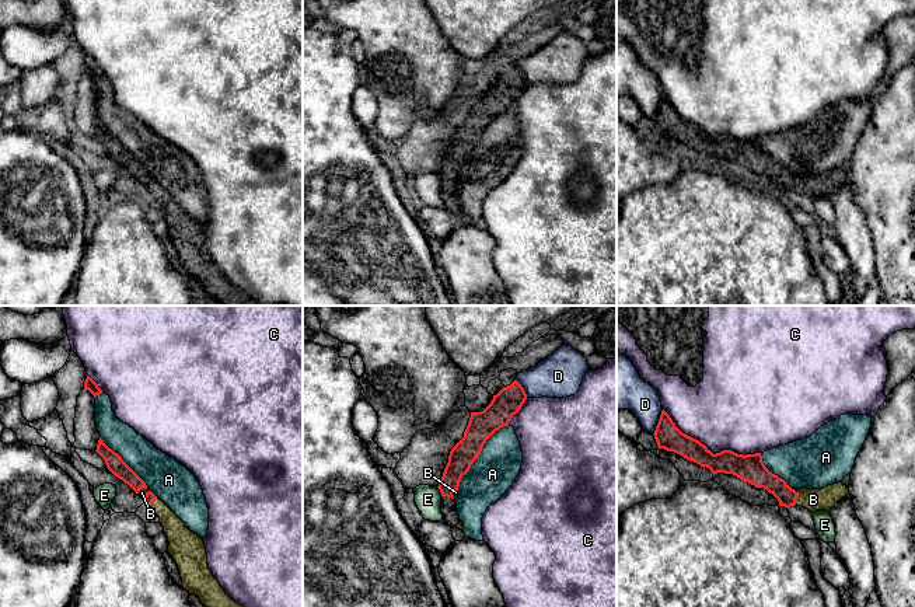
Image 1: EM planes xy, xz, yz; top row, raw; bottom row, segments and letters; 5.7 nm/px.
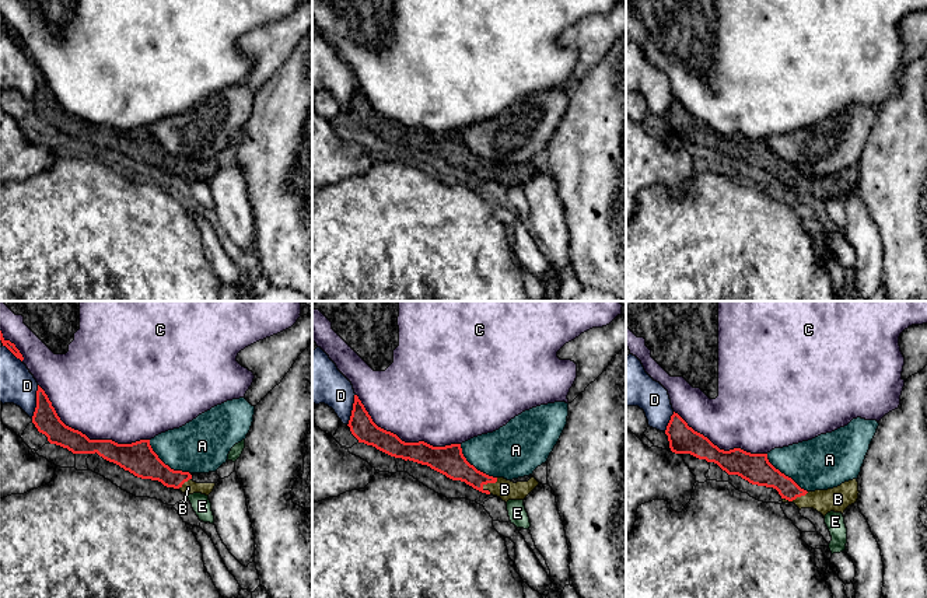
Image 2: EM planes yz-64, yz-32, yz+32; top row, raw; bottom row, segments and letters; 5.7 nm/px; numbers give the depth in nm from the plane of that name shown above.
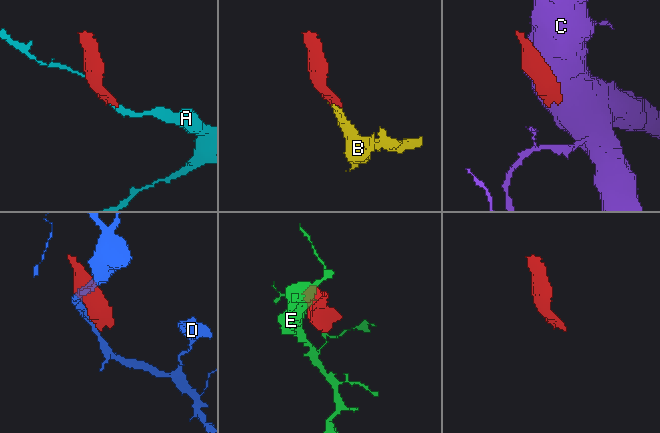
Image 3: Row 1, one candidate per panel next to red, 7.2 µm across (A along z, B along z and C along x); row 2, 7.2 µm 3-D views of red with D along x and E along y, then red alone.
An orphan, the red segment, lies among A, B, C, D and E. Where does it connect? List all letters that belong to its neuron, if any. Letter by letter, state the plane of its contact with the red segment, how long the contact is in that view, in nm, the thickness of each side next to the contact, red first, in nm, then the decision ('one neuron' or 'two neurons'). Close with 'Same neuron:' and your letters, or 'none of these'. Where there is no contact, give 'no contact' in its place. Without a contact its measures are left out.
A: contact in xz; length 480 nm; calibres 160 and 260 nm; two neurons
B: contact in yz; length 100 nm; calibres 130 and 130 nm; one neuron
C: contact in yz; length 600 nm; calibres 160 and 440 nm; two neurons
D: contact in yz; length 160 nm; calibres 150 and 200 nm; two neurons
E: contact in xz; length 70 nm; calibres 150 and 150 nm; two neurons
Same neuron: B

